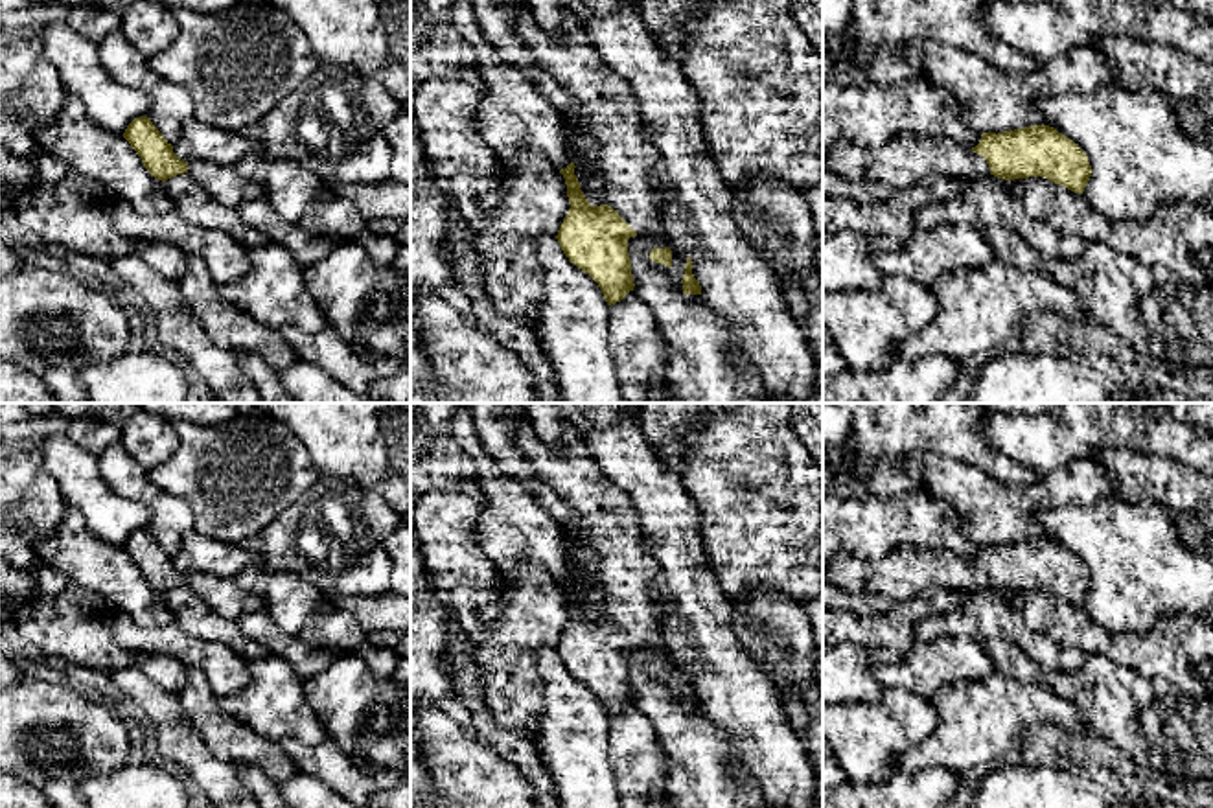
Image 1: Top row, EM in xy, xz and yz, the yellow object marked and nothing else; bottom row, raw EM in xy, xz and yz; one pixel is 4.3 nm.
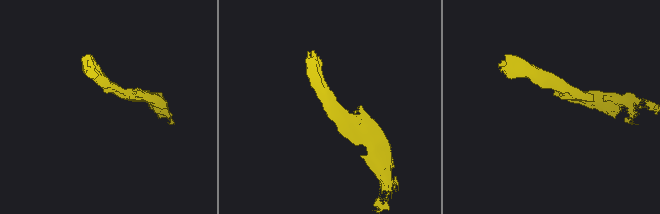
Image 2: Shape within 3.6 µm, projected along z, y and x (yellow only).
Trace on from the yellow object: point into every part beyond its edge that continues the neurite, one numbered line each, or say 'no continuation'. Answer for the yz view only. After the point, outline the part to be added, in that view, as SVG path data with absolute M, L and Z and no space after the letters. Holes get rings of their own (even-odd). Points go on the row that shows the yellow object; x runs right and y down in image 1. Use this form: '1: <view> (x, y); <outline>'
1: yz (904, 161); M902 134L872 147L836 142L823 151L823 158L826 171L898 191L931 173L961 180L990 175L981 155L944 136Z

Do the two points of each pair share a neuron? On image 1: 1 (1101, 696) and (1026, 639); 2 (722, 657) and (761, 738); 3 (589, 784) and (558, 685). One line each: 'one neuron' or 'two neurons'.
1: two neurons
2: one neuron
3: one neuron

